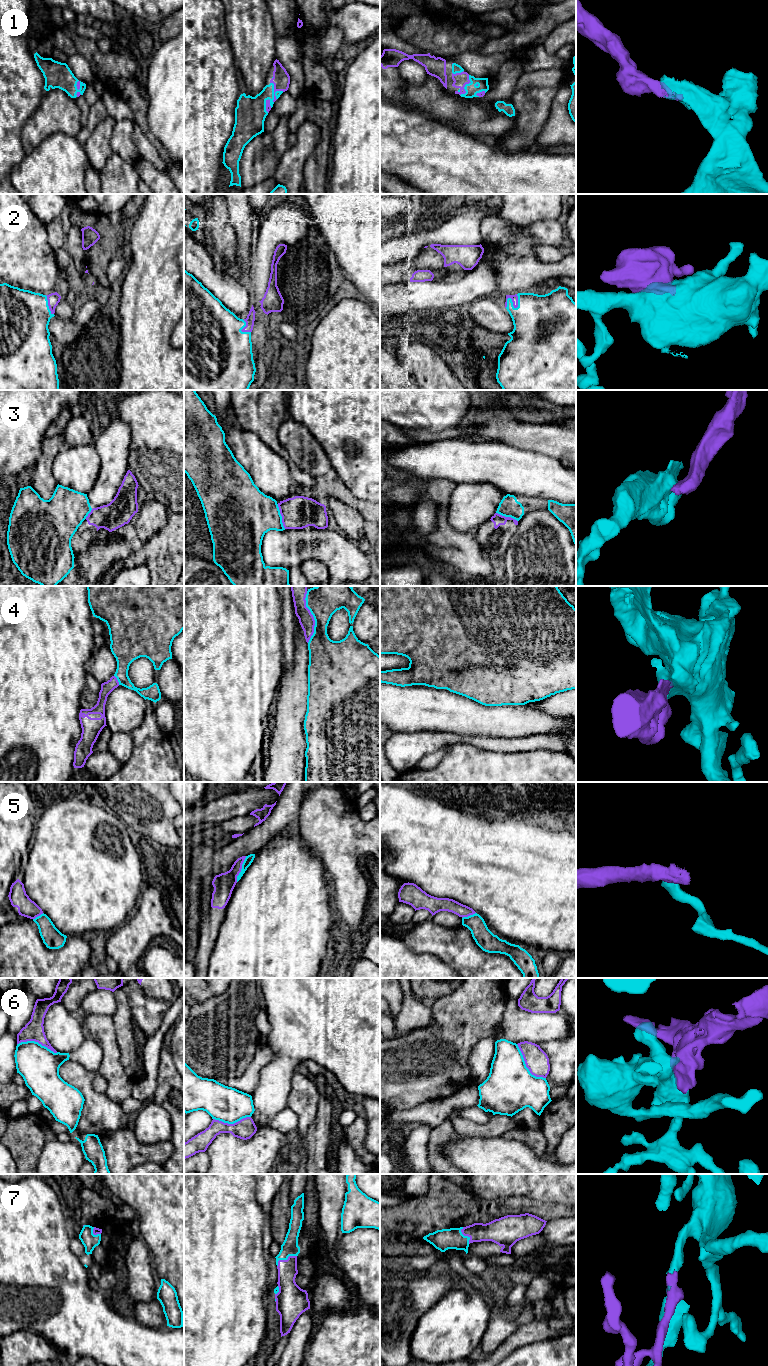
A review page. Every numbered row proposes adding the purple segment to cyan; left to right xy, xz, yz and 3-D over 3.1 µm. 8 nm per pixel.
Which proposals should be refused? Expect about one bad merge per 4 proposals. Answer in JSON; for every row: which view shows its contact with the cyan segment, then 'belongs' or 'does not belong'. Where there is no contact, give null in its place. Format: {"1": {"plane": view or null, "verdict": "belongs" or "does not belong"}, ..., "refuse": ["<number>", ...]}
{"1": {"plane": "xz", "verdict": "belongs"}, "2": {"plane": "yz", "verdict": "belongs"}, "3": {"plane": "xz", "verdict": "does not belong"}, "4": {"plane": "xz", "verdict": "belongs"}, "5": {"plane": "xz", "verdict": "does not belong"}, "6": {"plane": "yz", "verdict": "does not belong"}, "7": {"plane": "xz", "verdict": "belongs"}, "refuse": ["3", "5", "6"]}

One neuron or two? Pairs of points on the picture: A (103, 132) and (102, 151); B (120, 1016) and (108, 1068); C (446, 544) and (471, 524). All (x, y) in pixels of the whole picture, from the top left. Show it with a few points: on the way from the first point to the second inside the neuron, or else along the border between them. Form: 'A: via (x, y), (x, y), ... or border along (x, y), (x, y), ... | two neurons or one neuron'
A: via (102, 137), (102, 146) | one neuron
B: border along (112, 1016), (120, 1056) | two neurons
C: border along (447, 513), (449, 524), (454, 529), (474, 532) | two neurons

